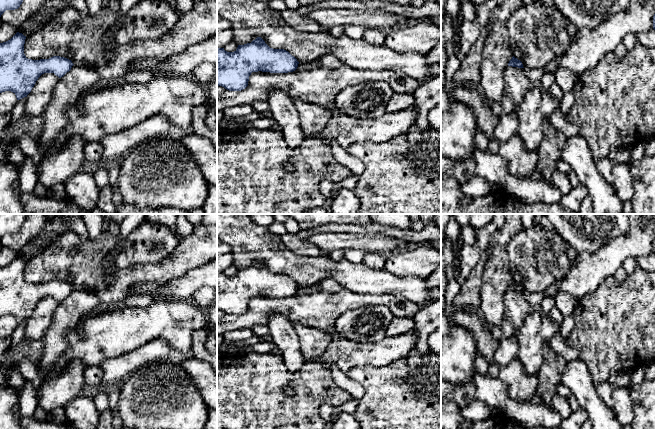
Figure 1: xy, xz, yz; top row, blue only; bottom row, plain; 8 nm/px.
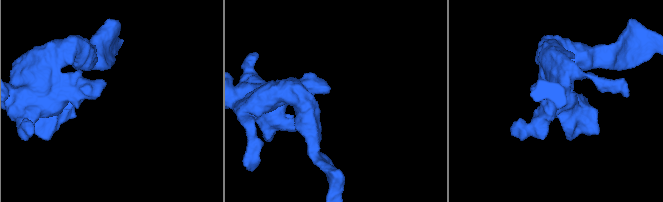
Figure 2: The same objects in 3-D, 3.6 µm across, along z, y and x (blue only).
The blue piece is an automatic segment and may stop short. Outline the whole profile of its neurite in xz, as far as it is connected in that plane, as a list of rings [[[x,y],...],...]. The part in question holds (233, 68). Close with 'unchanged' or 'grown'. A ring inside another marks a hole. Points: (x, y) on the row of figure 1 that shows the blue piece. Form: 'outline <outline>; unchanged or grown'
outline [[[261,37],[251,43],[238,45],[234,52],[227,52],[224,48],[217,48],[217,86],[229,91],[241,91],[248,86],[252,72],[288,73],[297,69],[299,62],[284,49],[270,48]]]; unchanged

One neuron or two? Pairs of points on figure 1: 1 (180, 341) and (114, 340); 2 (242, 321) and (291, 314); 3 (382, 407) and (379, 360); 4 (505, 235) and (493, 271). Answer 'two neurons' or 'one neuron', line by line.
1: one neuron
2: one neuron
3: two neurons
4: one neuron

